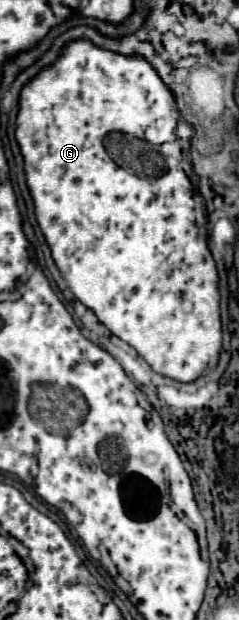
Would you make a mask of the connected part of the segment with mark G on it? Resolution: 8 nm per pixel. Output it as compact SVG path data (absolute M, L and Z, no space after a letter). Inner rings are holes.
M76 38L76 40L70 40L62 50L60 50L60 56L56 62L52 62L50 66L42 68L36 76L32 76L22 92L20 92L20 100L18 100L18 116L16 116L16 140L20 144L20 152L22 152L22 158L24 158L24 172L26 172L26 186L30 190L30 196L34 200L34 214L38 216L38 226L50 246L50 252L52 252L52 258L62 274L62 278L68 282L68 288L74 292L74 296L86 306L90 308L96 318L114 334L118 336L120 340L124 340L126 344L130 344L148 364L154 372L162 374L162 376L168 376L172 380L178 380L178 382L194 382L202 372L206 372L208 366L216 366L218 364L218 358L220 358L220 350L222 350L222 322L220 322L220 298L218 298L218 270L216 270L216 262L212 258L212 252L208 248L208 214L206 214L206 206L204 200L202 200L201 194L198 194L194 190L194 184L190 182L190 178L186 176L190 168L190 136L180 136L178 134L178 108L176 108L176 100L174 100L174 94L172 90L162 82L162 78L158 76L156 68L140 54L132 54L132 56L124 56L124 54L118 54L118 52L112 52L112 50L104 50L104 48L98 48L94 46L92 42L88 42L86 38Z

